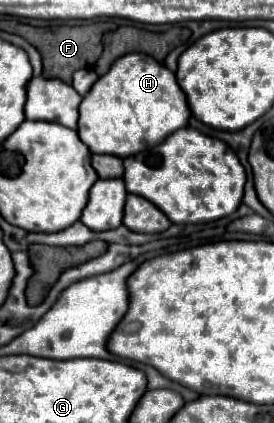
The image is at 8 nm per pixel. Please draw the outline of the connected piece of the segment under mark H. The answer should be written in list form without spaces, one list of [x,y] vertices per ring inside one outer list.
[[[128,53],[118,57],[106,75],[102,75],[80,103],[78,137],[92,153],[108,153],[116,157],[136,155],[148,147],[162,143],[172,131],[186,127],[190,109],[184,91],[176,83],[174,73],[144,53]]]

